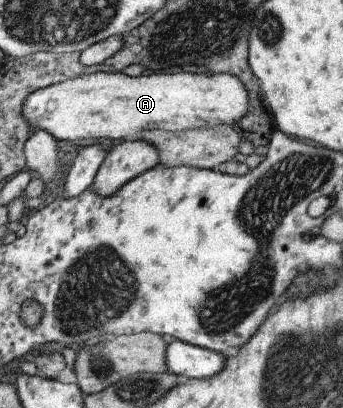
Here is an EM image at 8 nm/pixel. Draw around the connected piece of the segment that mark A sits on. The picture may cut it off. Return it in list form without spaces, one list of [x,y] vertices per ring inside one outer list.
[[[178,71],[178,73],[168,74],[166,72],[150,72],[150,75],[139,75],[137,77],[129,77],[120,72],[95,72],[92,74],[82,74],[75,78],[65,80],[63,82],[50,85],[48,87],[33,91],[25,101],[25,116],[26,119],[35,127],[35,129],[42,129],[48,132],[55,140],[76,141],[76,139],[100,139],[107,145],[115,144],[120,141],[134,140],[138,138],[138,133],[147,130],[162,130],[164,132],[175,133],[182,130],[189,130],[192,128],[215,128],[219,125],[232,126],[236,129],[236,124],[245,117],[249,111],[249,95],[244,84],[235,76],[229,73],[220,72],[212,75],[205,75],[204,73],[191,73]]]

